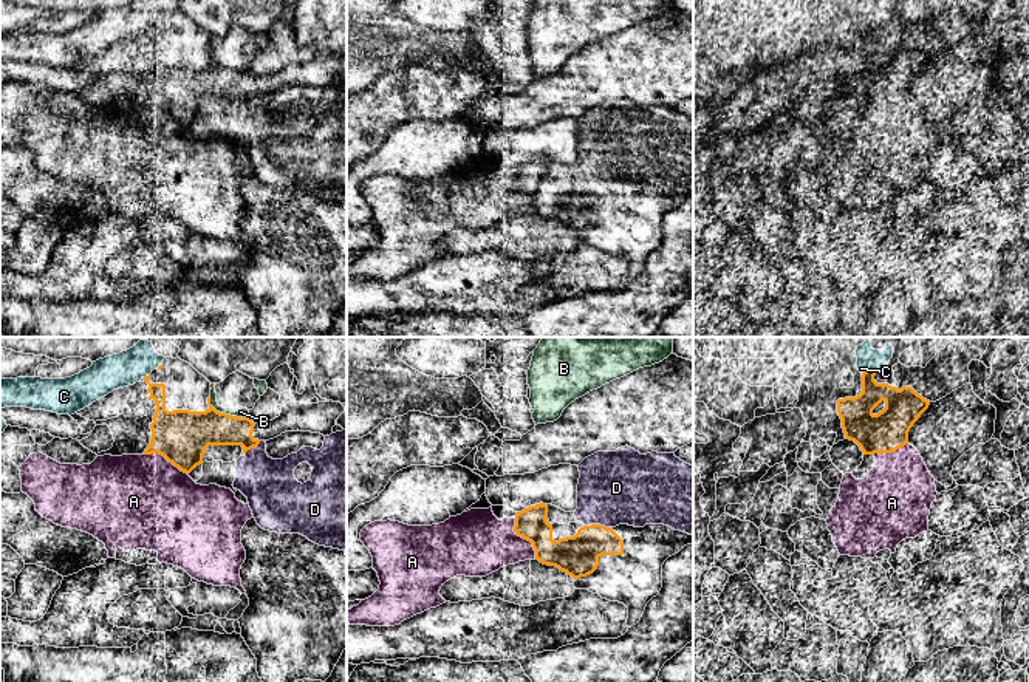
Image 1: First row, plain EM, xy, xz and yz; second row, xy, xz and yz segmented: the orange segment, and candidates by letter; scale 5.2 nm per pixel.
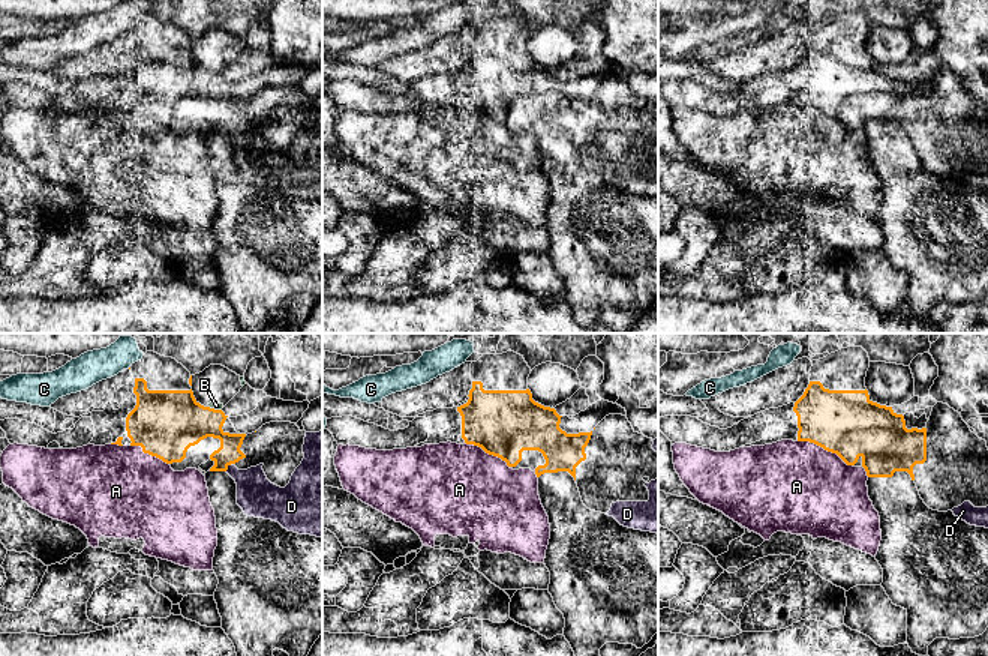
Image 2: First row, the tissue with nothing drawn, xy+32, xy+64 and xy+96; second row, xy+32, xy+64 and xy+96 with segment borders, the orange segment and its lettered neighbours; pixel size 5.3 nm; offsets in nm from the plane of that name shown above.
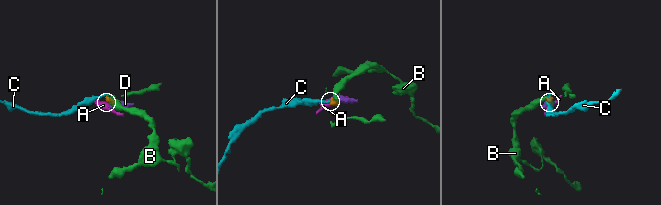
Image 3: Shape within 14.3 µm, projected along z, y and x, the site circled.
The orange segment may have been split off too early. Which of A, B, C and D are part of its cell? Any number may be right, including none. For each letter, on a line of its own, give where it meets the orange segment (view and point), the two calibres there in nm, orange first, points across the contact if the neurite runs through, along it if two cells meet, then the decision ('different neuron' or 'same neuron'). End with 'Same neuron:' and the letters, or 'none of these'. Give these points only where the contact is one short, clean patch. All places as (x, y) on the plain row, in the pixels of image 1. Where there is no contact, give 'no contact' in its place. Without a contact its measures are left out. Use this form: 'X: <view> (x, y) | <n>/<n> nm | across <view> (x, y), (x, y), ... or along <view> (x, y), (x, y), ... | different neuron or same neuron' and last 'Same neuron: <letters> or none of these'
A: xz (525, 192) | 180/340 nm | different neuron
B: xy (225, 67) | 280/60 nm | different neuron
C: yz (868, 23) | 180/110 nm | different neuron
D: xz (598, 178) | 220/380 nm | along xz (585, 178), (610, 181) | different neuron
Same neuron: none of these

